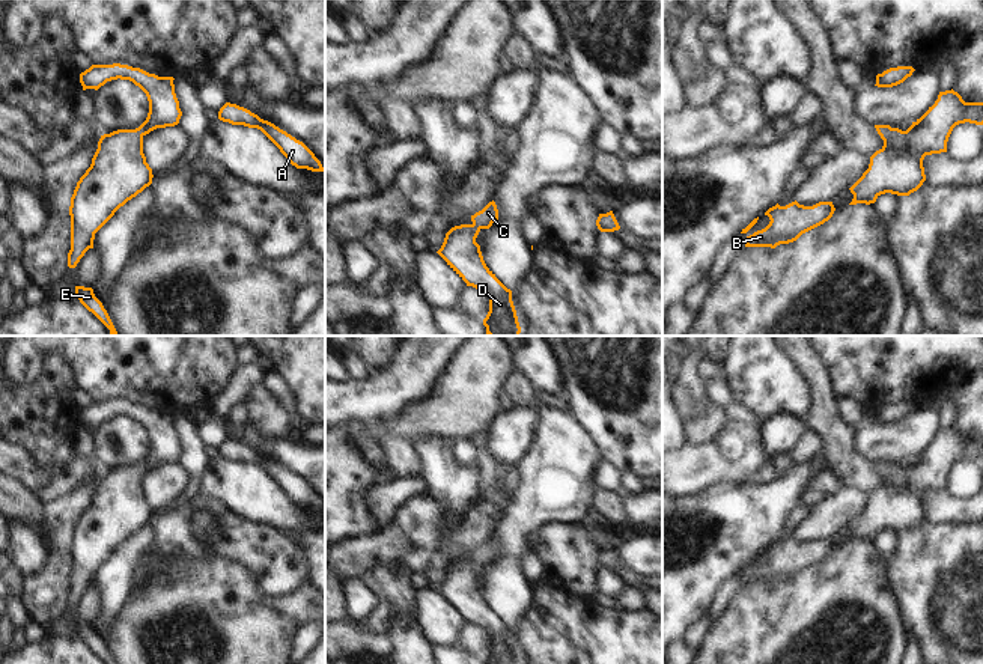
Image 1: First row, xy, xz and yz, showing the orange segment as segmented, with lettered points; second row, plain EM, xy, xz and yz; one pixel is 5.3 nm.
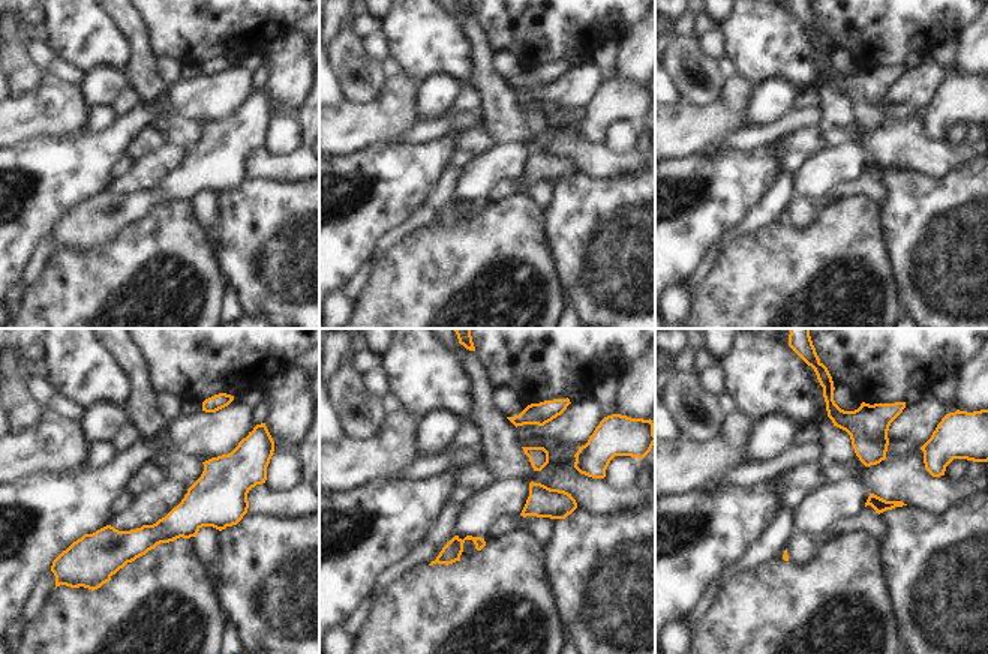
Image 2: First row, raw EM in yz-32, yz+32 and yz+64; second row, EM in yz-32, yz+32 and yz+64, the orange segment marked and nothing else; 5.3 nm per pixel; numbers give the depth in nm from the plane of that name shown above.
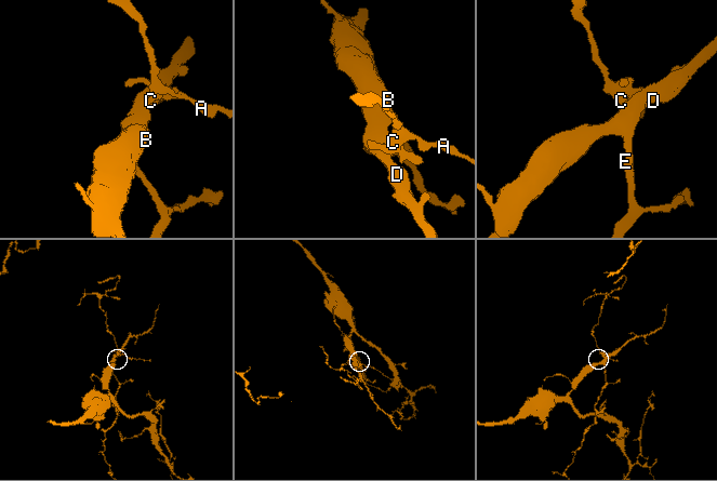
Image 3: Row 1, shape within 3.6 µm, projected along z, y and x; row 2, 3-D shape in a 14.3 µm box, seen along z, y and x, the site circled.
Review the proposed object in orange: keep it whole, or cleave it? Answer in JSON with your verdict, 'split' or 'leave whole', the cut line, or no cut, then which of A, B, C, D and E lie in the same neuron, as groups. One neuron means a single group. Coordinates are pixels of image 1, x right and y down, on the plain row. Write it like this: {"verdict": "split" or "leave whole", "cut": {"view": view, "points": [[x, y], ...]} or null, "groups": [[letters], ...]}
{"verdict": "leave whole", "cut": null, "groups": [["A", "B", "C", "D", "E"]]}

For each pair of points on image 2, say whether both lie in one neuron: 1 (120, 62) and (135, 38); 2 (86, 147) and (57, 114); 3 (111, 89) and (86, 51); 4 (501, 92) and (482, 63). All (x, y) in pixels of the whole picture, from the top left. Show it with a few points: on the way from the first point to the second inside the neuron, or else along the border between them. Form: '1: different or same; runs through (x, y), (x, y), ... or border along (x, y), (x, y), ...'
1: different; border along (111, 15), (131, 45), (131, 63), (126, 71)
2: different; border along (81, 131), (75, 135)
3: different; border along (125, 71), (96, 66), (84, 75)
4: same; runs through (494, 84), (485, 75), (485, 71)

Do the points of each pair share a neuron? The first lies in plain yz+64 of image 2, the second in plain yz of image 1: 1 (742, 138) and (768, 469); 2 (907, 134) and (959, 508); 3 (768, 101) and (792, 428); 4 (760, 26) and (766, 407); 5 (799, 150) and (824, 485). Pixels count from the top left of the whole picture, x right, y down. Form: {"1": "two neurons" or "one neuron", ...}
{"1": "one neuron", "2": "one neuron", "3": "one neuron", "4": "one neuron", "5": "one neuron"}

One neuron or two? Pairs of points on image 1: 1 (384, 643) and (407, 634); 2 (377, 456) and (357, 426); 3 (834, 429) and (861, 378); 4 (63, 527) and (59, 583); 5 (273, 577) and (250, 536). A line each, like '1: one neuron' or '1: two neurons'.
1: two neurons
2: one neuron
3: two neurons
4: one neuron
5: one neuron

